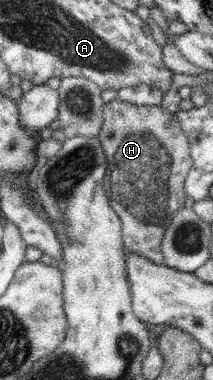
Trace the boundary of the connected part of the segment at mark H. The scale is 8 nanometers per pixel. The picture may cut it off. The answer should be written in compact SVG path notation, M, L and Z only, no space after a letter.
M116 97L103 103L101 109L103 121L96 137L107 160L102 190L108 198L110 208L118 216L123 248L132 255L140 255L152 263L162 265L161 240L172 216L183 208L186 200L183 185L192 166L187 136L180 128L175 113L166 111L159 104L135 105Z

